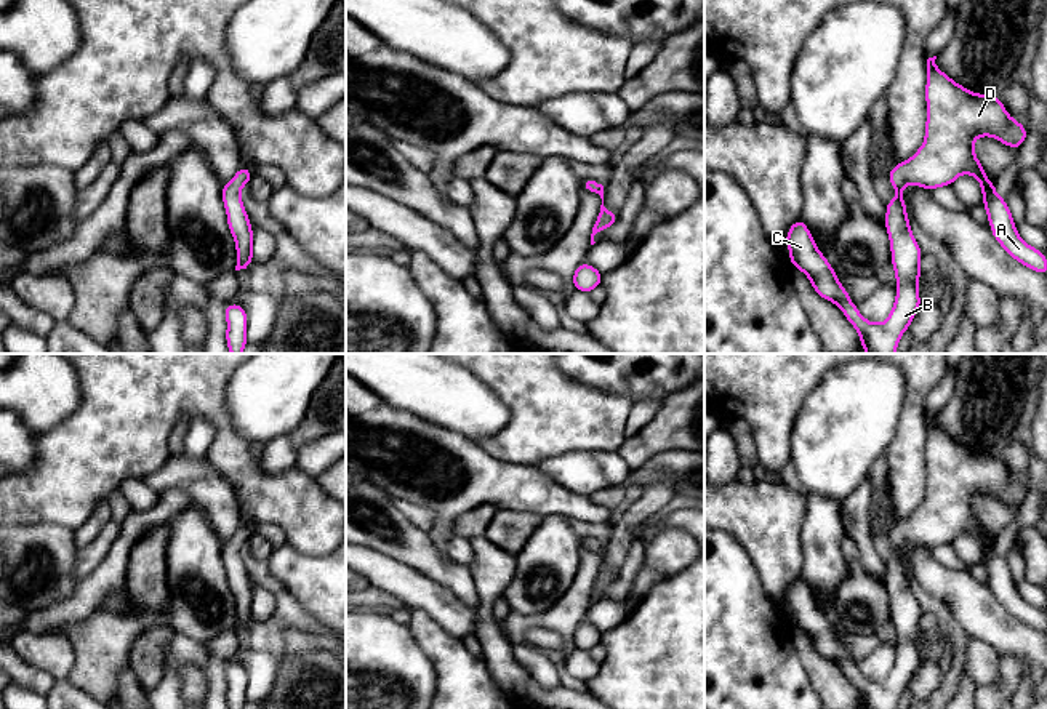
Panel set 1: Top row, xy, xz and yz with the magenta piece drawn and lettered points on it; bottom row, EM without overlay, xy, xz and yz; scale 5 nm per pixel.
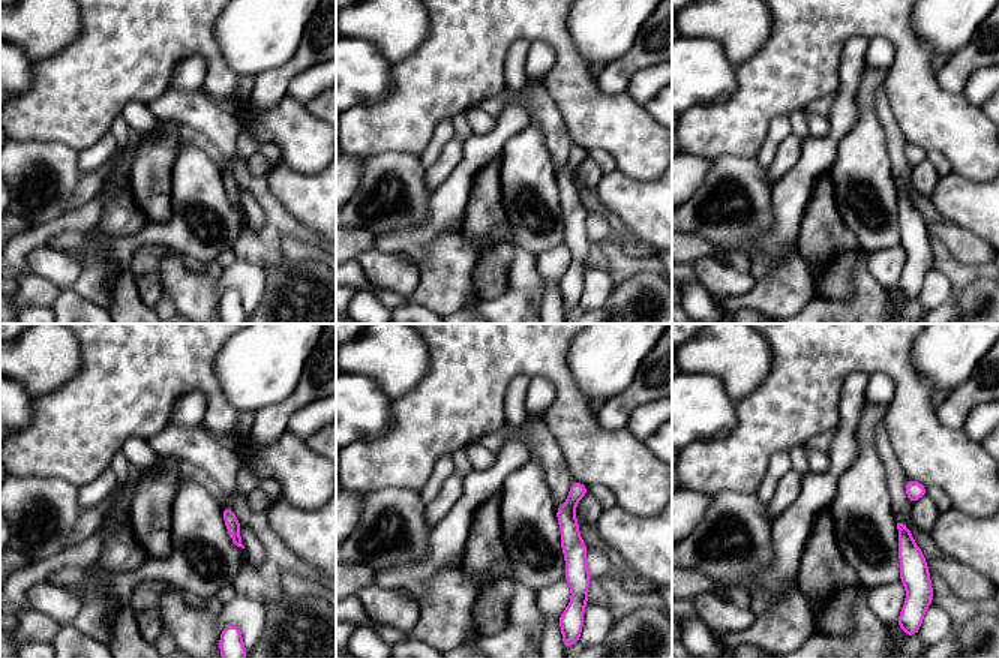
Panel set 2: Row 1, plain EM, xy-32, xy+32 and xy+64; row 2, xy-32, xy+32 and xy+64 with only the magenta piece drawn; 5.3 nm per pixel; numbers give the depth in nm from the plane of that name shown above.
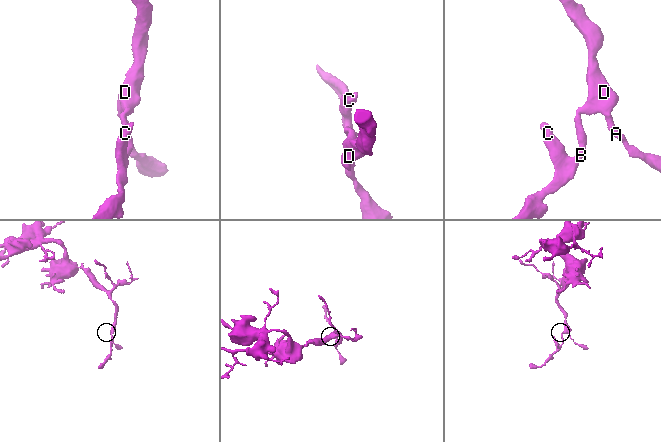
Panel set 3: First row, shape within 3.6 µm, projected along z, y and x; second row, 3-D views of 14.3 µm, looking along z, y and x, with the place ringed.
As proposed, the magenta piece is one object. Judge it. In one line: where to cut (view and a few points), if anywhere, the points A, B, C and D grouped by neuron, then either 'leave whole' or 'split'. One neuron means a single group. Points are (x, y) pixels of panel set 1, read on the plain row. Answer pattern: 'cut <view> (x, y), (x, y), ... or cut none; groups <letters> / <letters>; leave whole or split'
cut none; groups A B C D; leave whole

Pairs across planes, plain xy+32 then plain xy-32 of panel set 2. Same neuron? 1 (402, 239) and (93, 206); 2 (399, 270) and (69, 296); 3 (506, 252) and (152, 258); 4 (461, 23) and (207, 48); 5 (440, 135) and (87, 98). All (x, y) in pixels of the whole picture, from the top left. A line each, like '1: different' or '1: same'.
1: same
2: different
3: same
4: same
5: different

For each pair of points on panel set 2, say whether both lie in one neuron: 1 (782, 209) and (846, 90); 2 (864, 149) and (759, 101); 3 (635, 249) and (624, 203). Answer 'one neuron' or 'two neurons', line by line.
1: one neuron
2: two neurons
3: two neurons

